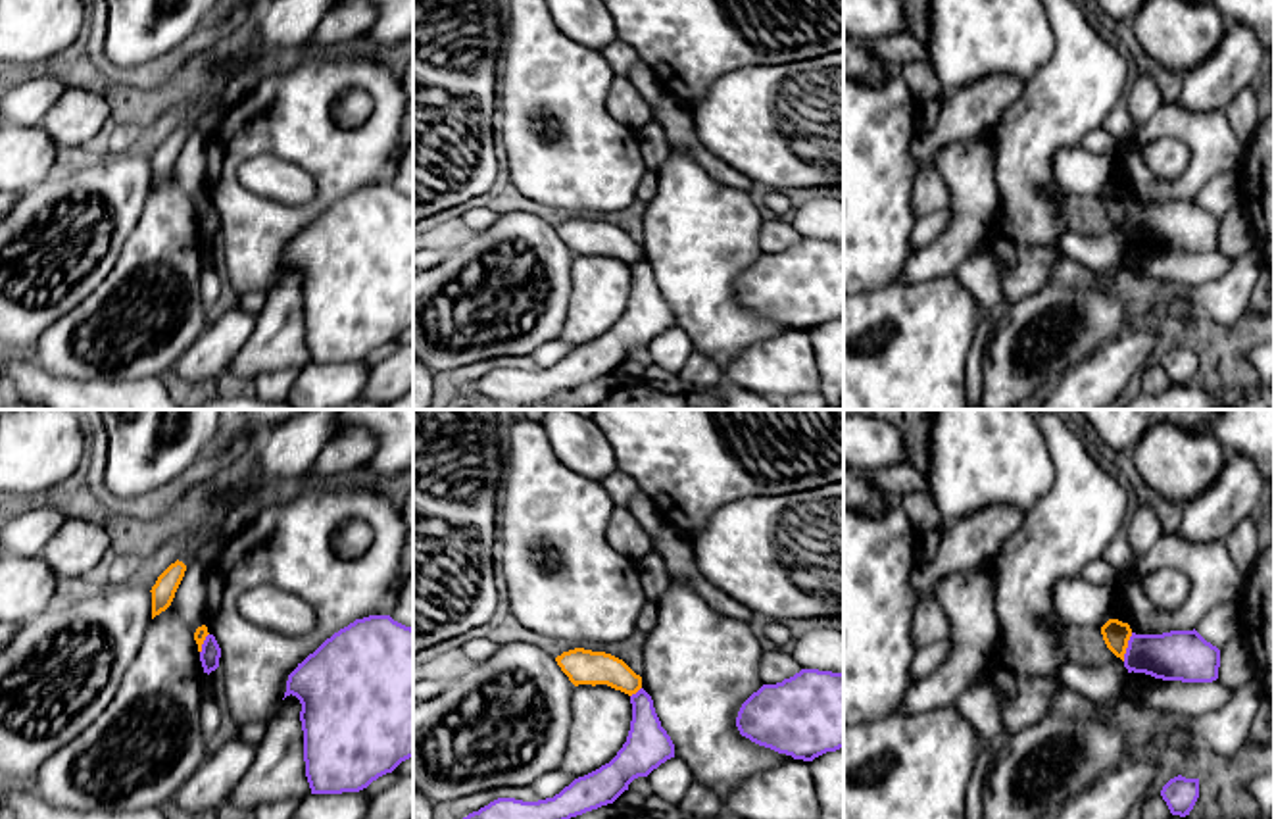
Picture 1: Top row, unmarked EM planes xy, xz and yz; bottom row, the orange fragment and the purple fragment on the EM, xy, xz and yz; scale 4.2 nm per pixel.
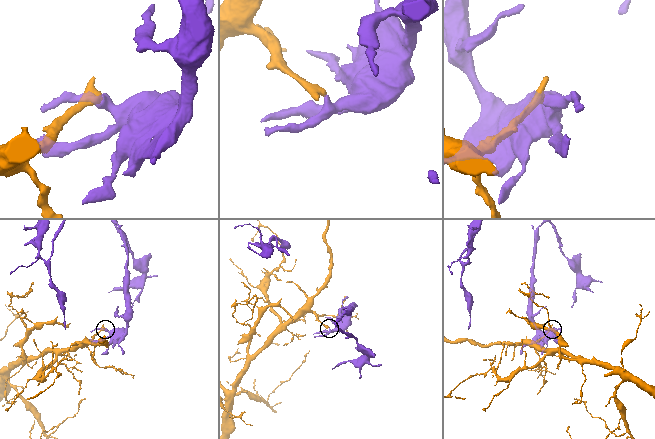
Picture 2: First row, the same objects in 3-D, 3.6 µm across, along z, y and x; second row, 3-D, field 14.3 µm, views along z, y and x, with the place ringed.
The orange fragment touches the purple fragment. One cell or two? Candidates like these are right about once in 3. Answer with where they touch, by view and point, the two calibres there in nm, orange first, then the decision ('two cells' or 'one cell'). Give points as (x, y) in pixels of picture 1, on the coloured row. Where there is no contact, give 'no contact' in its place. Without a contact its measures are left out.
contact yz (1126, 646); calibres 110 and 220 nm; two cells

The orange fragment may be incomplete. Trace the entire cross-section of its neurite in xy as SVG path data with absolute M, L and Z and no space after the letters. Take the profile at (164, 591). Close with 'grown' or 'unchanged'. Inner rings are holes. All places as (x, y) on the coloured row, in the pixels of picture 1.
M183 561L171 563L156 581L152 586L152 619L165 611L173 598L175 592L184 577L186 565Z | unchanged

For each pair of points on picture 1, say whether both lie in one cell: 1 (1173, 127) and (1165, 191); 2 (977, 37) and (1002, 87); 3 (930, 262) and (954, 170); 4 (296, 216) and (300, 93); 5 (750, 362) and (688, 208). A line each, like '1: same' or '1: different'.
1: same
2: different
3: same
4: same
5: different

